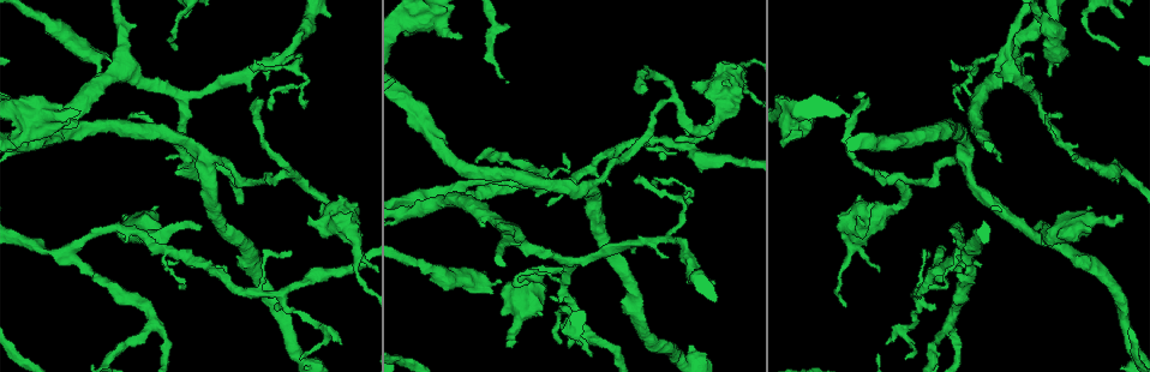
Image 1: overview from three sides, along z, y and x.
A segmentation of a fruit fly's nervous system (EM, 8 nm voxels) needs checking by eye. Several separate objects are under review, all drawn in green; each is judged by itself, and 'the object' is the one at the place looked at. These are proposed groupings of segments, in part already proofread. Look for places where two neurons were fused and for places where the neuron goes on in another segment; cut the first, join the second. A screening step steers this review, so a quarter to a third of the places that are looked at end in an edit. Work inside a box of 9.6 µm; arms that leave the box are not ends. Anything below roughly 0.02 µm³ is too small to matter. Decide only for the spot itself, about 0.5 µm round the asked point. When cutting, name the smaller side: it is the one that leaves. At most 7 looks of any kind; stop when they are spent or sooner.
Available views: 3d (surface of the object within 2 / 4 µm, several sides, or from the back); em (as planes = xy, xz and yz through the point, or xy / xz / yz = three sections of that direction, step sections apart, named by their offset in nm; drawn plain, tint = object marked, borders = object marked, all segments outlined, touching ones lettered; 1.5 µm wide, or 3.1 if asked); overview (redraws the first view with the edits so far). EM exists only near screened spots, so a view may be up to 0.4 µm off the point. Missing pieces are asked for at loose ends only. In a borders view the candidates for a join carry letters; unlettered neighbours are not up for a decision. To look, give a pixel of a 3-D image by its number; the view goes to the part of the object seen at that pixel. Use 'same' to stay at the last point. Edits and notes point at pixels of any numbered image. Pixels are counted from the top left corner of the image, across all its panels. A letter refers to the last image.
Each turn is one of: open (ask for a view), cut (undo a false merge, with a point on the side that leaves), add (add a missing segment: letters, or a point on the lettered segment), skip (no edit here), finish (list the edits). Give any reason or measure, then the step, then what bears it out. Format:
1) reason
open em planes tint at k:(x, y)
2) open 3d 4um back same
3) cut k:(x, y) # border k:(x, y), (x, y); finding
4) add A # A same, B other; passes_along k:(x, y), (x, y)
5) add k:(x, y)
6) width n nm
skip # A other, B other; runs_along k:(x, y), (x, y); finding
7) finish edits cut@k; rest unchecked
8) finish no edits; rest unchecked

sharp bend
open em planes borders at 1:(666, 144)

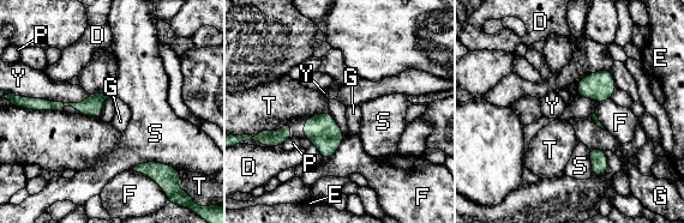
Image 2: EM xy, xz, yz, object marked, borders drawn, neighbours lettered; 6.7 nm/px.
width 70 nm
skip # D other, E other, F other, G other, P other, S other, T other, Y other; runs_along 2:(103, 96), (91, 106), (29, 104); all the same neuron

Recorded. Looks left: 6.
free end
open em xy step 4 tint at 1:(341, 345)

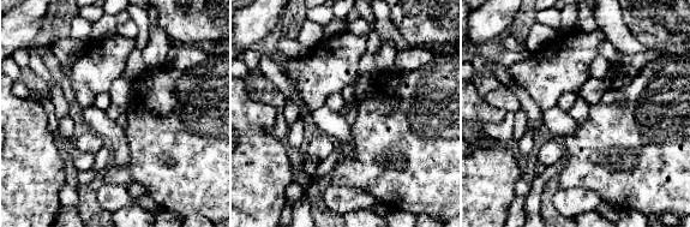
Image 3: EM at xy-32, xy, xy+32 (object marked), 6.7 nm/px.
open em planes borders same

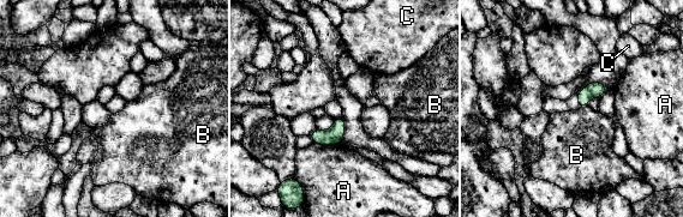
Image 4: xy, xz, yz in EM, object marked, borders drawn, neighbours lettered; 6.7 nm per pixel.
longest_contact A 190 nm
skip # A other, B other, C other; no lettered segment goes on from it

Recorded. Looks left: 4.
thick end
open 3d 2um at 1:(1050, 76)

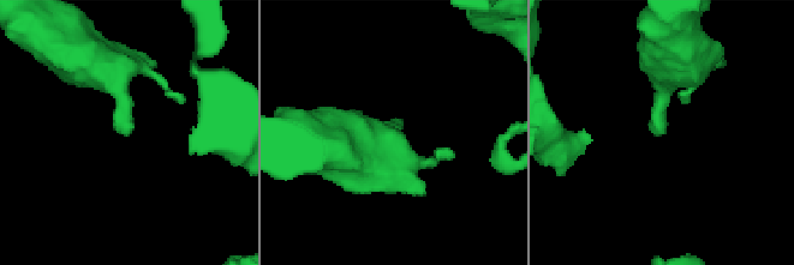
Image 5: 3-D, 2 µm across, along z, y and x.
open em planes tint at 5:(127, 134)

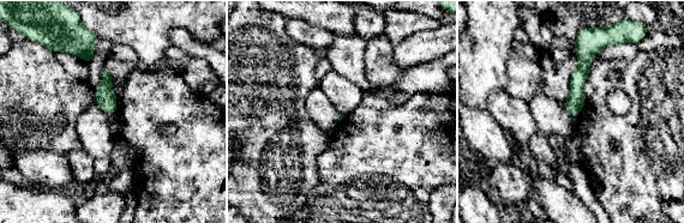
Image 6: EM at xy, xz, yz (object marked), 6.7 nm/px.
open em planes borders same

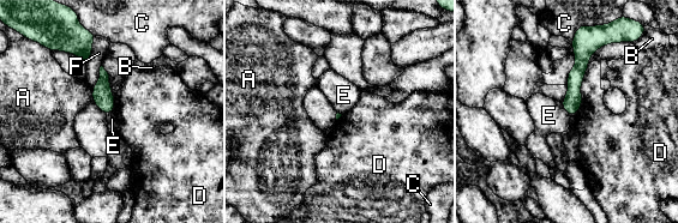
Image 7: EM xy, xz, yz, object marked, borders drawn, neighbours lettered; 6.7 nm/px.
longest_contact D 380 nm
skip # A other, B other, C other, D other, E other, F other; runs_along 7:(576, 42), (581, 67), (571, 113); no lettered segment goes on from it

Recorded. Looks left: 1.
finish no edits; rest unchecked

